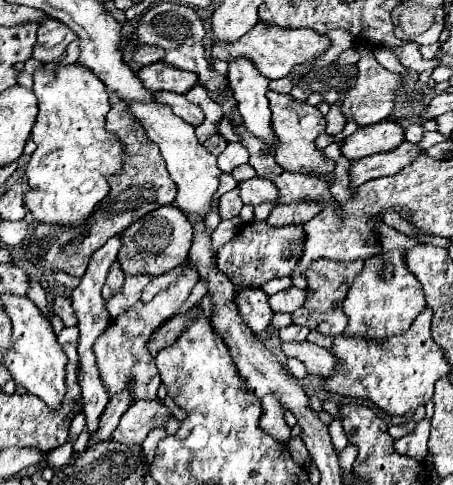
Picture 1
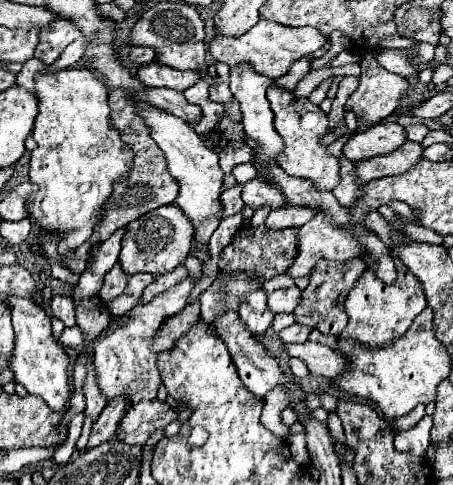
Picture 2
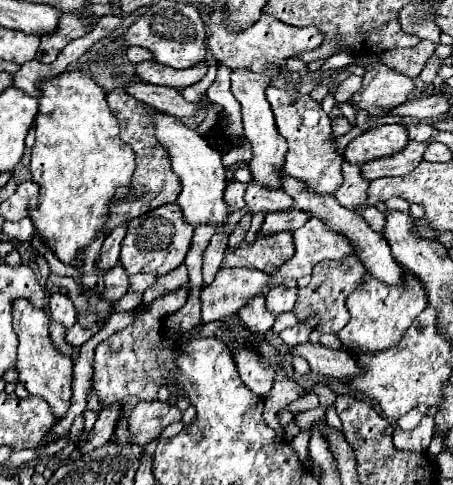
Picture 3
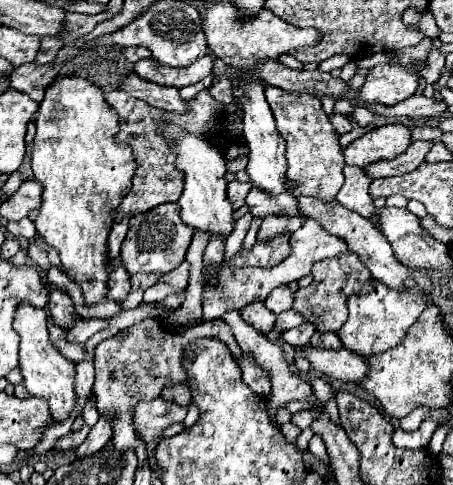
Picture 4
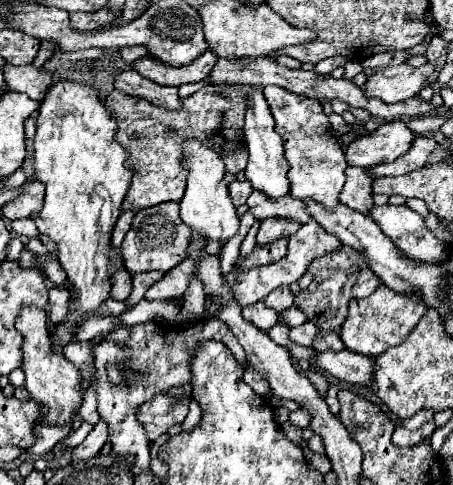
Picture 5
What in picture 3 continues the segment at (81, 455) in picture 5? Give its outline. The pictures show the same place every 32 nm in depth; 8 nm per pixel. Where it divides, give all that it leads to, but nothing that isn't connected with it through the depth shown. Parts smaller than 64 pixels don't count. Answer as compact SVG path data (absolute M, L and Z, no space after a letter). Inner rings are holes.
M112 404L108 408L104 408L100 414L98 414L98 420L94 424L94 428L90 430L90 436L88 436L88 442L80 448L80 452L92 452L96 448L100 448L102 444L106 444L114 430L116 430L116 422L118 418L122 416L122 408L118 404Z

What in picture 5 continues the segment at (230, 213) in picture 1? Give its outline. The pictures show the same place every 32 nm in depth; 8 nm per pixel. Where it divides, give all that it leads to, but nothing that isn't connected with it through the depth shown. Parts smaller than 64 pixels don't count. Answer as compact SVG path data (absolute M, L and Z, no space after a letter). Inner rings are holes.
M234 180L232 184L228 184L228 192L230 192L230 198L232 198L232 204L238 208L238 206L242 206L242 204L246 204L246 198L252 194L252 184L248 184L248 180L246 182L238 182L238 180Z

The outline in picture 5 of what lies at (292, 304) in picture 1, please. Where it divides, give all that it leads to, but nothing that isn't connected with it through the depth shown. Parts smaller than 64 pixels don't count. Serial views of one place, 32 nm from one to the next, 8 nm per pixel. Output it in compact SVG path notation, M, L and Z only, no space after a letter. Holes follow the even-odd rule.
M284 286L284 288L274 288L274 290L268 294L268 298L264 300L264 304L268 304L268 308L272 308L272 310L276 310L276 312L280 314L280 312L288 310L288 308L294 304L294 296L292 296L292 292L290 292L288 286Z

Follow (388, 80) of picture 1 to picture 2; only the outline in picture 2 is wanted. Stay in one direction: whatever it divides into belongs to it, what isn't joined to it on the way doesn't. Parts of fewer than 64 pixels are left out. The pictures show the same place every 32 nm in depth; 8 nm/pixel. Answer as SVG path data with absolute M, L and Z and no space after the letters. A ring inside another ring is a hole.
M364 52L364 54L362 54L360 68L362 68L362 72L360 72L360 84L358 84L358 88L350 94L350 98L346 100L344 110L354 112L356 118L362 120L364 124L382 122L382 120L388 118L388 116L394 112L394 108L400 104L402 94L408 92L408 82L406 82L406 78L402 78L402 76L398 76L398 74L392 74L392 72L388 72L386 68L382 68L382 66L376 62L374 54L370 54L370 52Z

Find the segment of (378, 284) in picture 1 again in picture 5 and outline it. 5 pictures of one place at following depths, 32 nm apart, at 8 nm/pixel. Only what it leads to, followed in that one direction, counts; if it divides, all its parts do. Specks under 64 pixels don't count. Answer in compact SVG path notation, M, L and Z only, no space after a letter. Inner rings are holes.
M380 284L380 288L376 288L370 296L354 298L348 304L348 318L338 330L338 336L342 338L348 350L364 356L378 356L380 352L386 352L388 348L404 342L408 330L418 324L424 312L426 304L418 294L398 294Z

